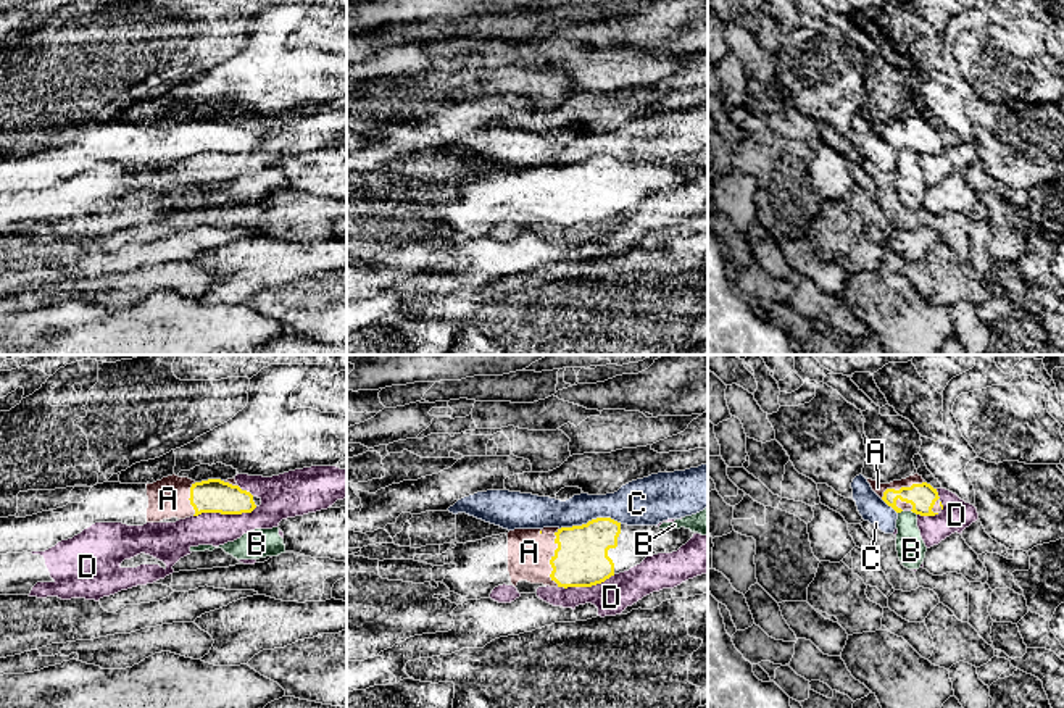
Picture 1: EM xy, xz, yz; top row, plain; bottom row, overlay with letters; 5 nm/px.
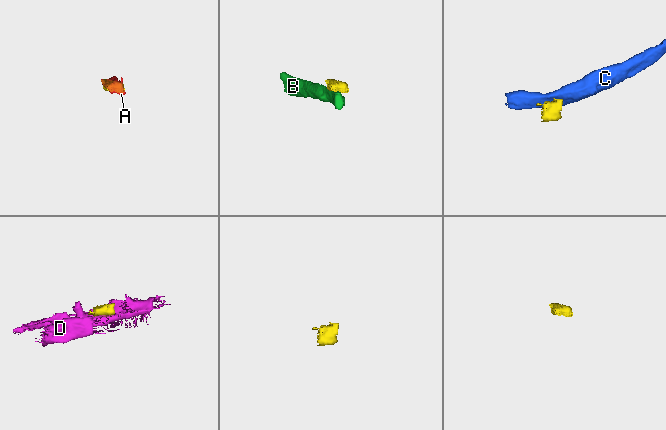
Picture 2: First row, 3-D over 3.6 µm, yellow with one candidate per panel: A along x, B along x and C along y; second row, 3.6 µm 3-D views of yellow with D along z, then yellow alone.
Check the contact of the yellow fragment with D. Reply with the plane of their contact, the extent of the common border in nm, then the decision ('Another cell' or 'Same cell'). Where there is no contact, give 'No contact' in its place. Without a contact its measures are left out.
Touches yellow in xy. Shared border 320 nm. Another cell

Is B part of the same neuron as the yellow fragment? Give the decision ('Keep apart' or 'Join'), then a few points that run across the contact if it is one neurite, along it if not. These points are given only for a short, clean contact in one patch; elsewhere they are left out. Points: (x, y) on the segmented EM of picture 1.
Keep apart. Line: yz (911, 510), (916, 515)

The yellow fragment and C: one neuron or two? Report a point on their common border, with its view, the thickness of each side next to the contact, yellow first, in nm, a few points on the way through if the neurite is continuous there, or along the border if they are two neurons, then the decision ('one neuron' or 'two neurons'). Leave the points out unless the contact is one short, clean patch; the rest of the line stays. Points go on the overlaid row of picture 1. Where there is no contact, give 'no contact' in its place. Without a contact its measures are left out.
contact xz (592, 520); calibres 280 and 220 nm; border xz (621, 523), (611, 518), (592, 518), (586, 523), (560, 529); two neurons

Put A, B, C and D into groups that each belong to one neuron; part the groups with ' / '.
A / B D / C

